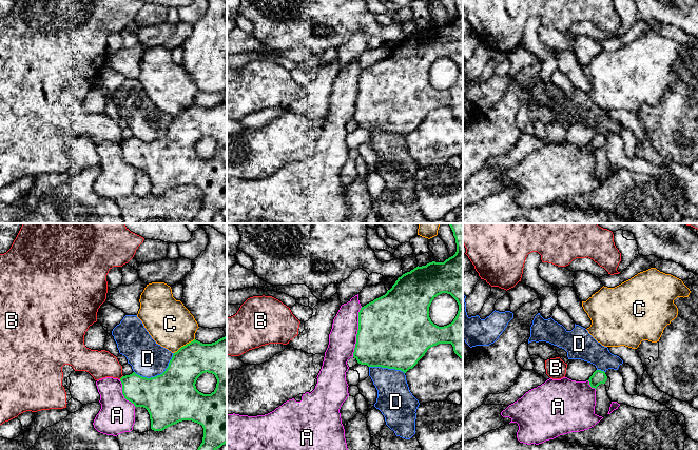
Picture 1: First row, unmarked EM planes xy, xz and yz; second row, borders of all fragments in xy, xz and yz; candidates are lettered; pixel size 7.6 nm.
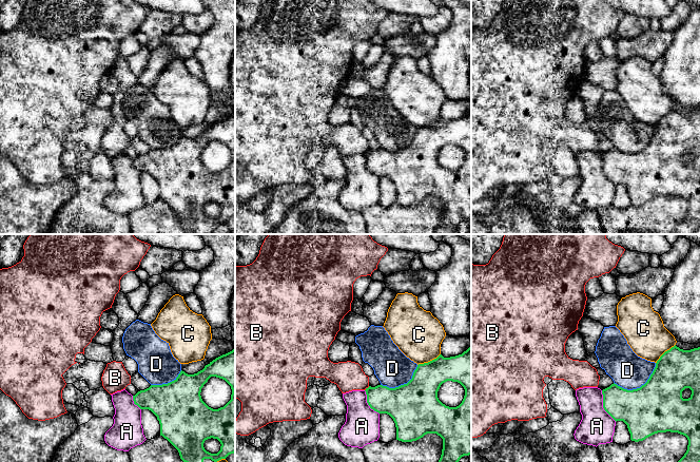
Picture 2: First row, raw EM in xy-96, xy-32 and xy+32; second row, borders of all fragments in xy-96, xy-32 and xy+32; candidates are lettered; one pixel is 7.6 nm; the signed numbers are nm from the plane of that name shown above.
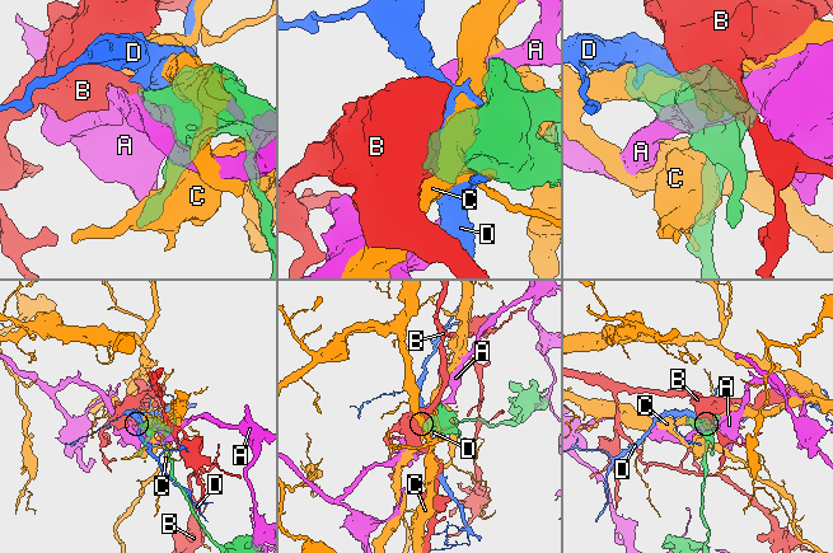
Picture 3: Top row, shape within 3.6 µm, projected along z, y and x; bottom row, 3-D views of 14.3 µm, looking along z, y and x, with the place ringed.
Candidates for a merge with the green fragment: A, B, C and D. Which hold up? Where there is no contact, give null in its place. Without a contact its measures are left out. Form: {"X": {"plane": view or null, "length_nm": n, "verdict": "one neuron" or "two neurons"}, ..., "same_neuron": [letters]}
{"A": {"plane": "xz", "length_nm": 400, "verdict": "two neurons"}, "B": {"plane": "xy", "length_nm": 40, "verdict": "two neurons"}, "C": {"plane": "xy", "length_nm": 200, "verdict": "two neurons"}, "D": {"plane": "xy", "length_nm": 340, "verdict": "two neurons"}, "same_neuron": []}

